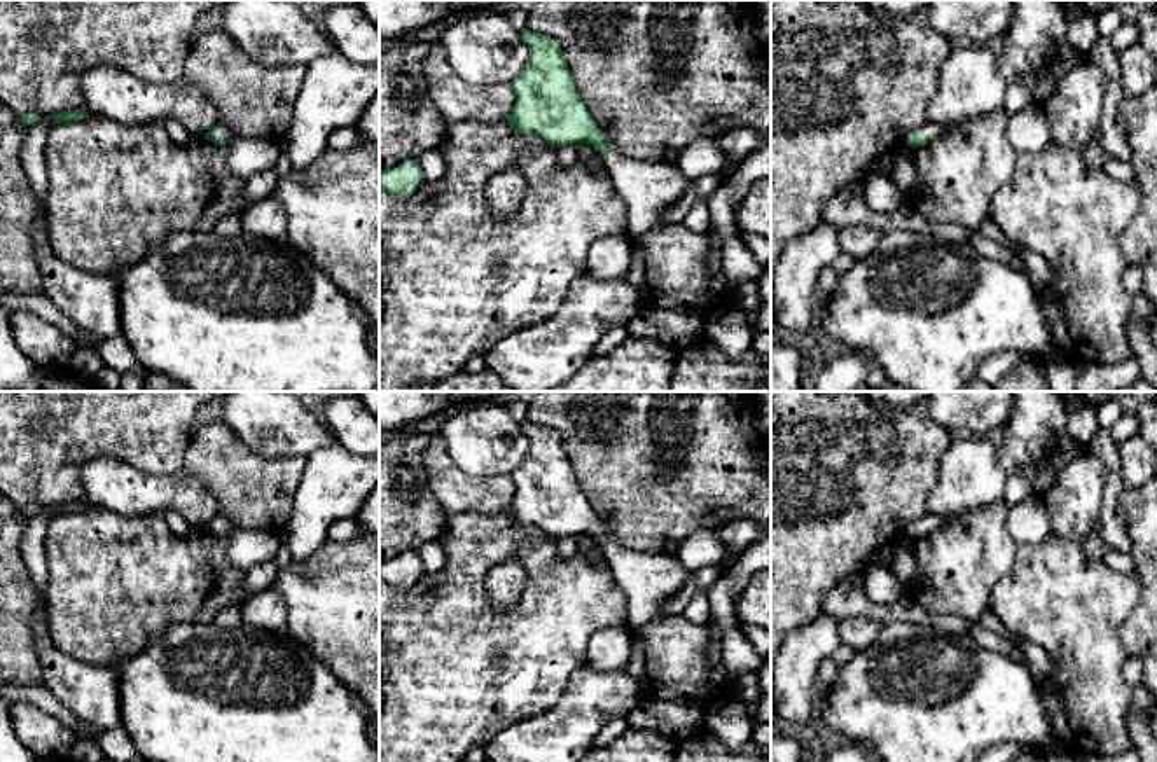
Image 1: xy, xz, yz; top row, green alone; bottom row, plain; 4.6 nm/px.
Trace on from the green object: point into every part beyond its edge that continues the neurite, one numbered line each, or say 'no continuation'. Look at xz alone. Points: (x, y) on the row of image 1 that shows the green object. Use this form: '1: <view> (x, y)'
1: xz (649, 189)

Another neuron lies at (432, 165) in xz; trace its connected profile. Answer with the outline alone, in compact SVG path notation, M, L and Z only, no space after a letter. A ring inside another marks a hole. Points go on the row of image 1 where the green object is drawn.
M432 149L428 152L423 152L418 157L418 164L421 168L421 178L423 178L423 182L439 180L447 171L446 161L444 161L444 157L442 157L442 154L440 154L439 149Z

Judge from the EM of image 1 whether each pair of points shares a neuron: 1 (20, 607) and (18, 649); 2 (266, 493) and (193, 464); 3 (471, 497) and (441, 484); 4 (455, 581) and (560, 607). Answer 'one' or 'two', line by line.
1: one
2: one
3: one
4: one

